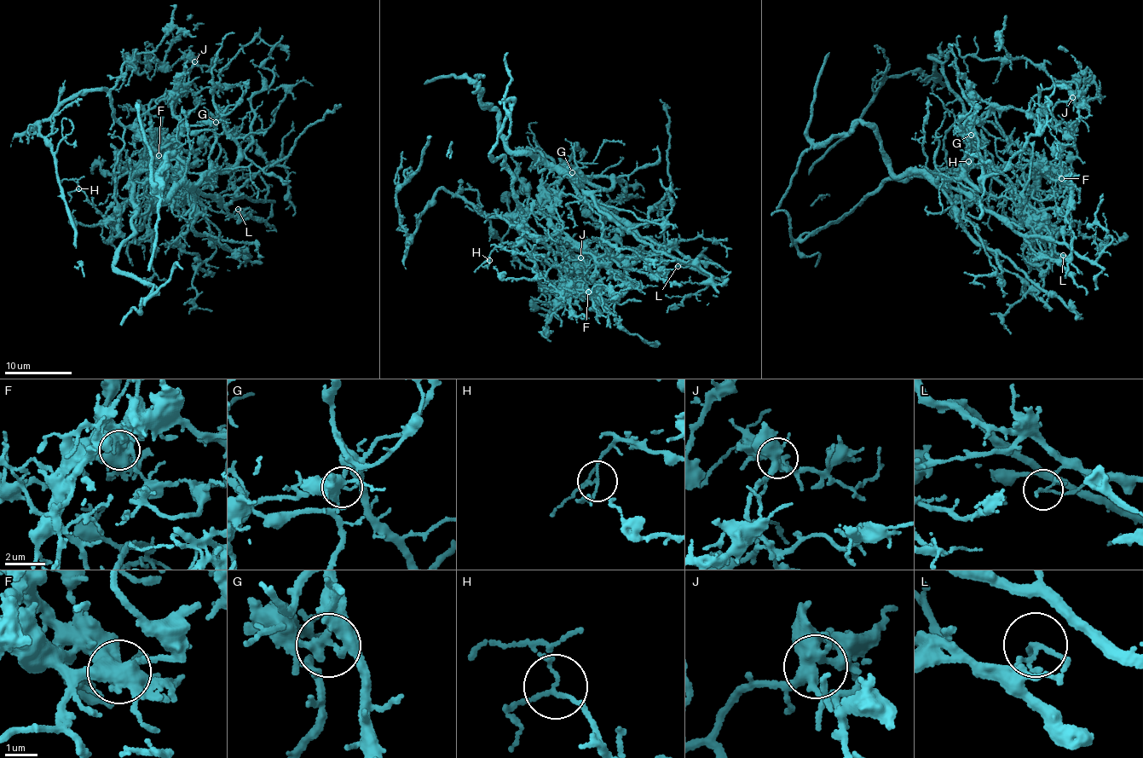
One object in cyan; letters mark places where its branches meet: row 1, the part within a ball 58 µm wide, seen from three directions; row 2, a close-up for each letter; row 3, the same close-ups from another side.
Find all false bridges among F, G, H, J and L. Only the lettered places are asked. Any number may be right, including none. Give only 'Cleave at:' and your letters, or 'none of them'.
Cleave at: F, G, L

